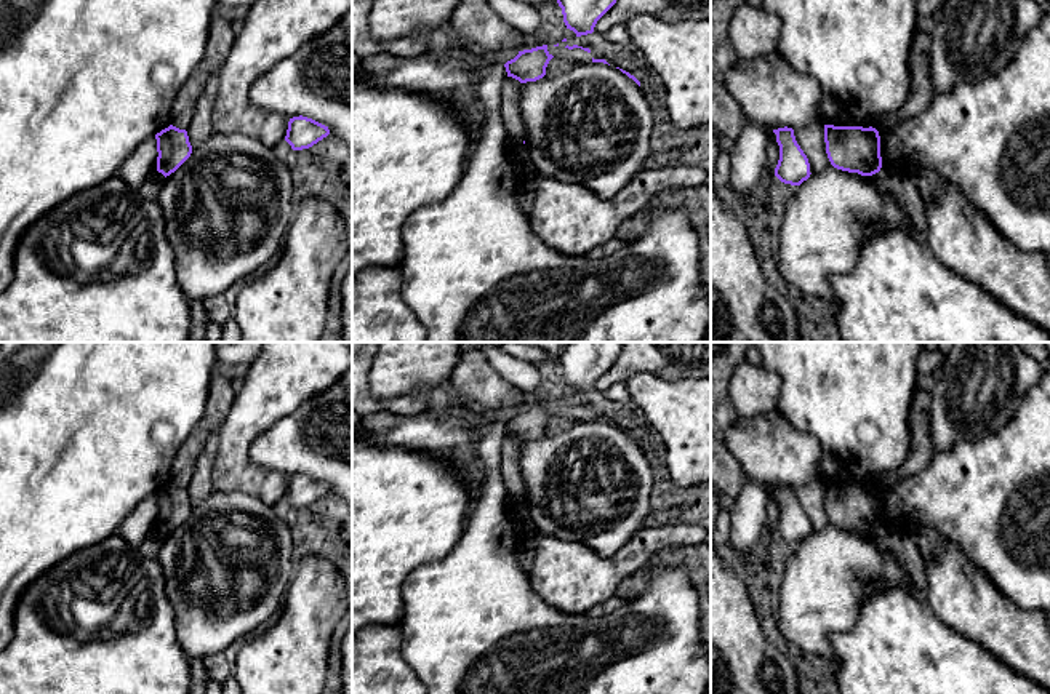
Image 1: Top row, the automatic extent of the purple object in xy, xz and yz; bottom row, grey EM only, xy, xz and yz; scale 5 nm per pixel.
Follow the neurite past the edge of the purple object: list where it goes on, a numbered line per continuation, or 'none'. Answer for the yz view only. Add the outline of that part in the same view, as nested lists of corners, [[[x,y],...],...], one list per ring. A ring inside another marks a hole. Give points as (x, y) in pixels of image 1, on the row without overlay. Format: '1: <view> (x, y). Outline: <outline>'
none

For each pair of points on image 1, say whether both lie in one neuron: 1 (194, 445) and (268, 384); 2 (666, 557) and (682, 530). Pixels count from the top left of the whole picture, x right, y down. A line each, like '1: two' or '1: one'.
1: two
2: two

